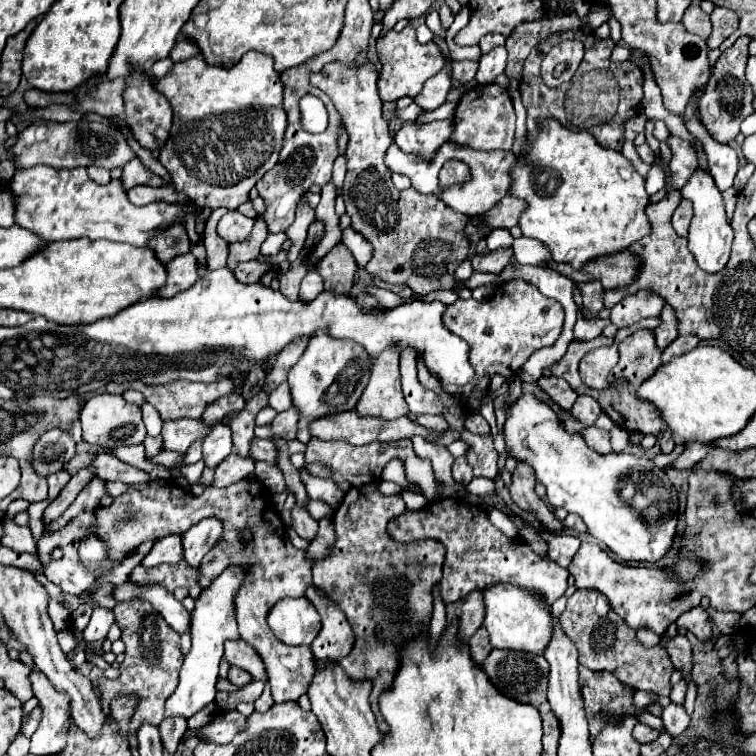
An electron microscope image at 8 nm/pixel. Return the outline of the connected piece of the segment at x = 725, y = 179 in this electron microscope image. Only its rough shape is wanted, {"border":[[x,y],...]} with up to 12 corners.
{"border":[[695,117],[685,127],[703,143],[709,169],[721,191],[733,187],[737,153],[715,141]]}

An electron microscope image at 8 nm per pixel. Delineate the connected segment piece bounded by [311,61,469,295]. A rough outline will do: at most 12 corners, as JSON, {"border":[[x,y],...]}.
{"border":[[327,63],[311,85],[349,133],[343,199],[365,269],[419,295],[457,285],[467,215],[383,165],[379,73]]}

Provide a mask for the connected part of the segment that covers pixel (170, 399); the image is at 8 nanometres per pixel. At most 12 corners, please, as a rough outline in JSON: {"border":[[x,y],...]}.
{"border":[[233,381],[145,385],[111,383],[109,393],[141,391],[163,421],[199,419],[207,403],[233,391]]}

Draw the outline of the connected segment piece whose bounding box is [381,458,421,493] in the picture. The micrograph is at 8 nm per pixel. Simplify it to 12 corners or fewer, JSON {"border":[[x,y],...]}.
{"border":[[399,459],[391,460],[381,479],[401,485],[404,489],[421,493],[417,484],[410,484]]}

